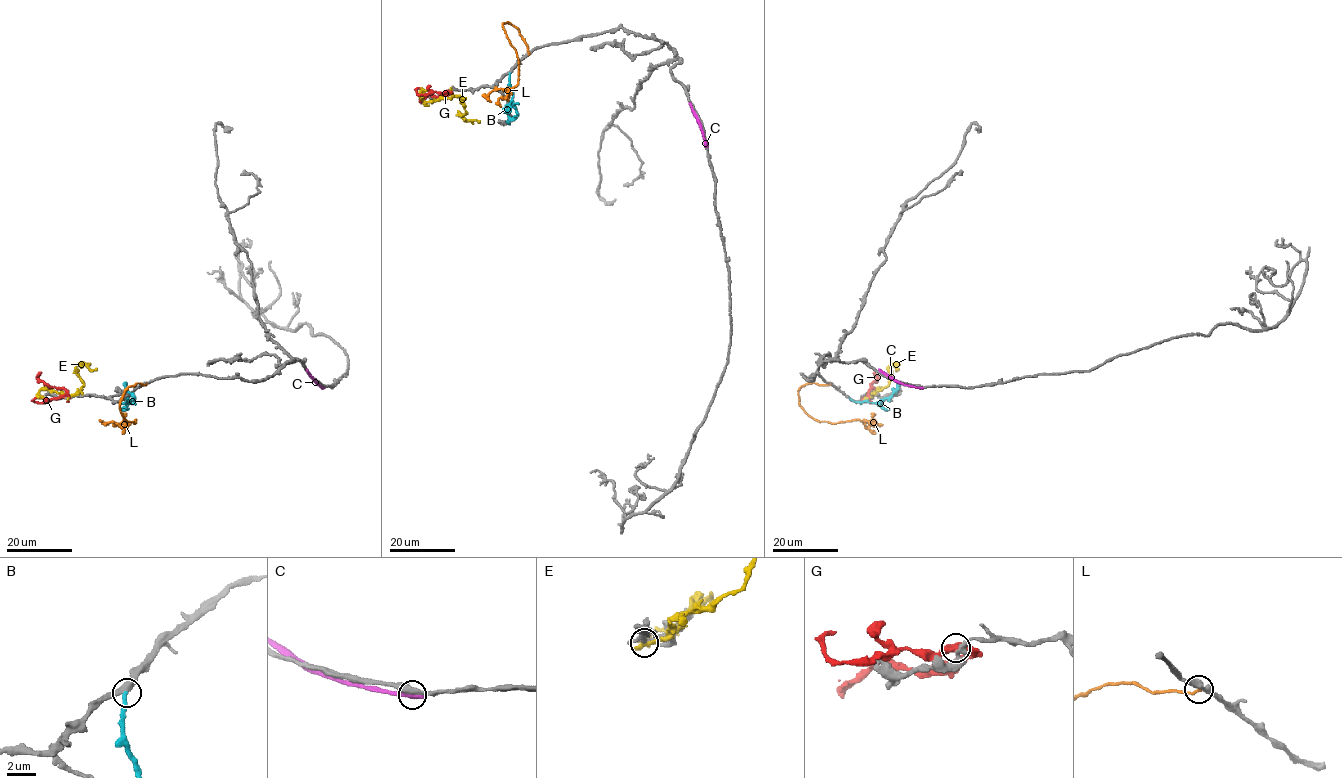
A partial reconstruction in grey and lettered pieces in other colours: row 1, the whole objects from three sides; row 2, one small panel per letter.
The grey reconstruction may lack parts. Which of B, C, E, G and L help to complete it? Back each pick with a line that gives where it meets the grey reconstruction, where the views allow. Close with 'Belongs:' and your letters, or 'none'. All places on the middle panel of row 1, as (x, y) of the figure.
Belongs: none

